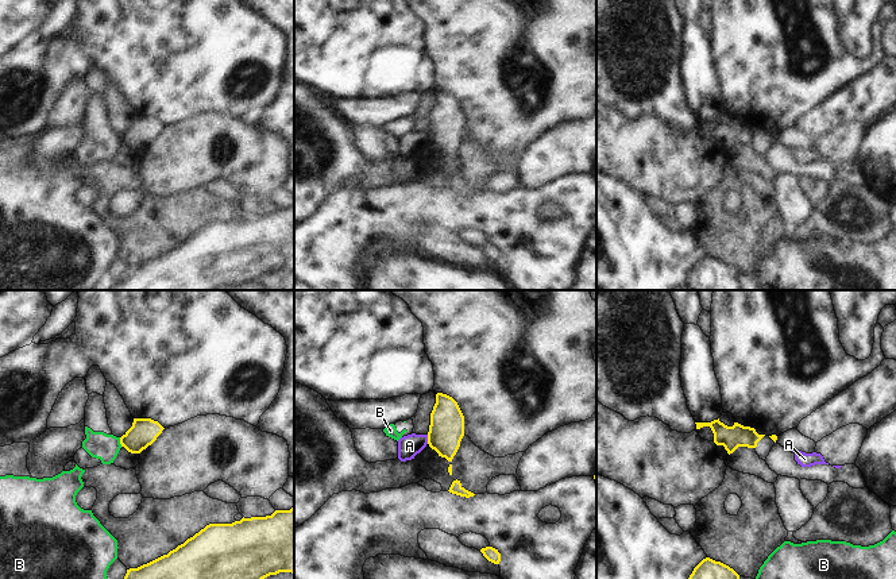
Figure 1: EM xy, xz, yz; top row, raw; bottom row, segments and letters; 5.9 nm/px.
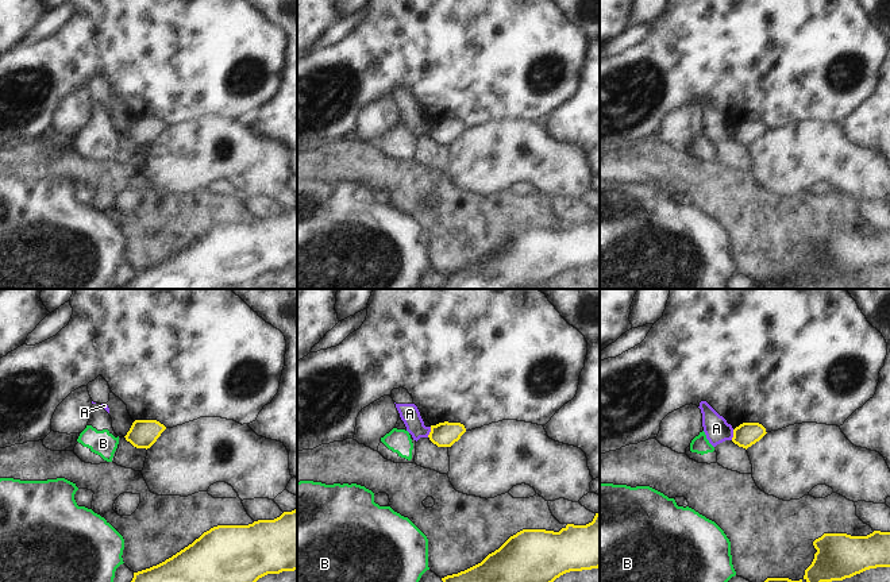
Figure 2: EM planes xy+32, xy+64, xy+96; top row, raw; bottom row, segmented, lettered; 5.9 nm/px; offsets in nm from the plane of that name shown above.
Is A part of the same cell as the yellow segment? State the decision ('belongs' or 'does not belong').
does not belong

